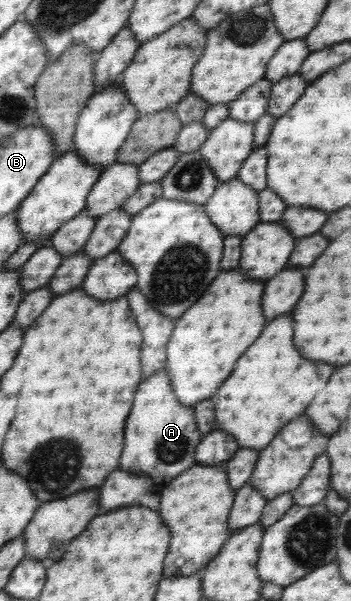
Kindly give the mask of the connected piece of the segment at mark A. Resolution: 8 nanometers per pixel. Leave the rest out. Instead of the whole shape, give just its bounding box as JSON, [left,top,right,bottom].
[121,369,202,484]

